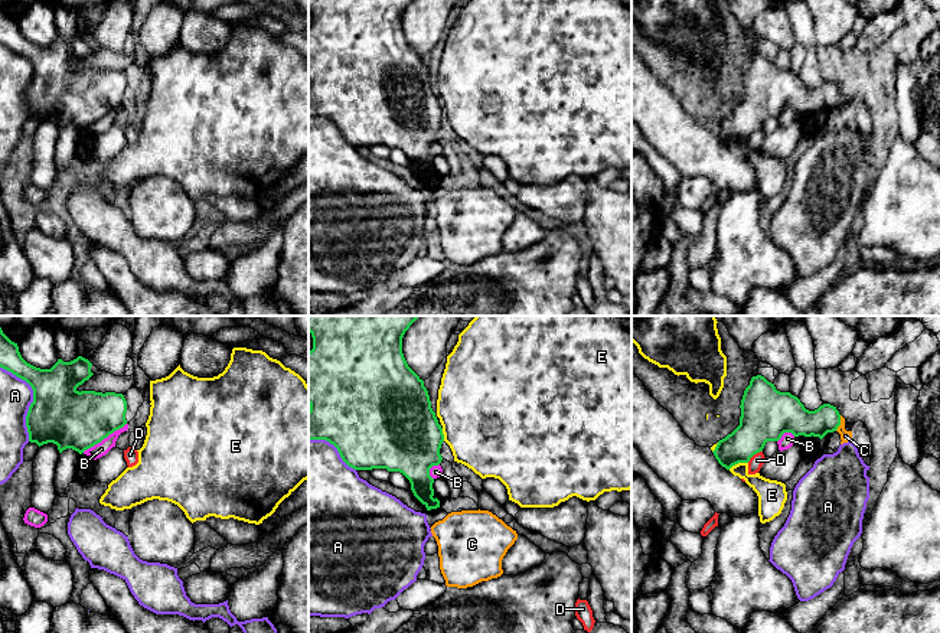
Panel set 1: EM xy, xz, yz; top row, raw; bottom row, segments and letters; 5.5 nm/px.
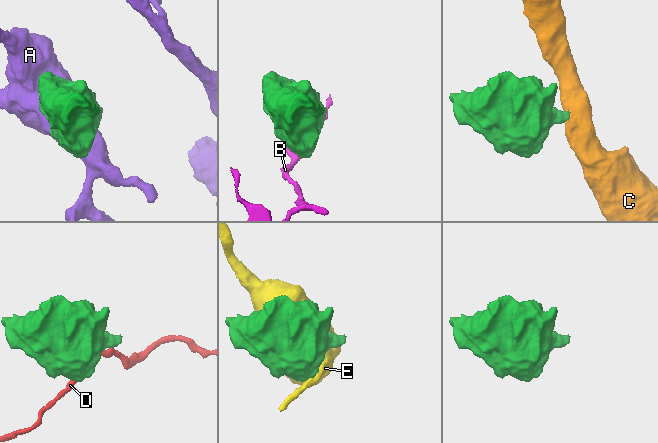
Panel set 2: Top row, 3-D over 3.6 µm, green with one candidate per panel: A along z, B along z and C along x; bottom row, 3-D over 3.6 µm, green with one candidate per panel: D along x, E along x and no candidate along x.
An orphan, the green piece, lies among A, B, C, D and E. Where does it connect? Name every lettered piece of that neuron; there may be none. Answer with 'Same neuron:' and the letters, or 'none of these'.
Same neuron: C

